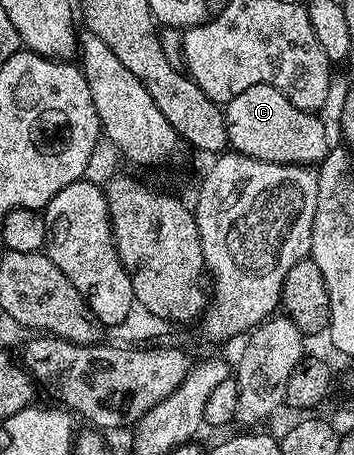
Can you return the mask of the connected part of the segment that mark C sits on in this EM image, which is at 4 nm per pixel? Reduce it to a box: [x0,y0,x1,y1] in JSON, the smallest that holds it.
[223,84,330,168]

